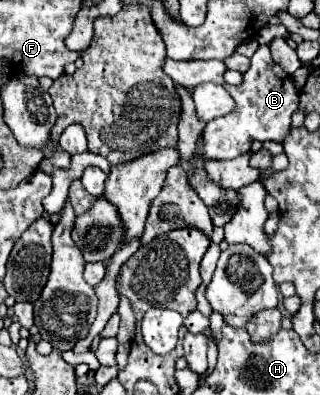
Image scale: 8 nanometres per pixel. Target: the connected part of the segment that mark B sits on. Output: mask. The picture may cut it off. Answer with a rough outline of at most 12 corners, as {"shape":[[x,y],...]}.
{"shape":[[259,46],[237,108],[207,122],[203,154],[227,160],[251,142],[283,142],[299,106],[293,78]]}

